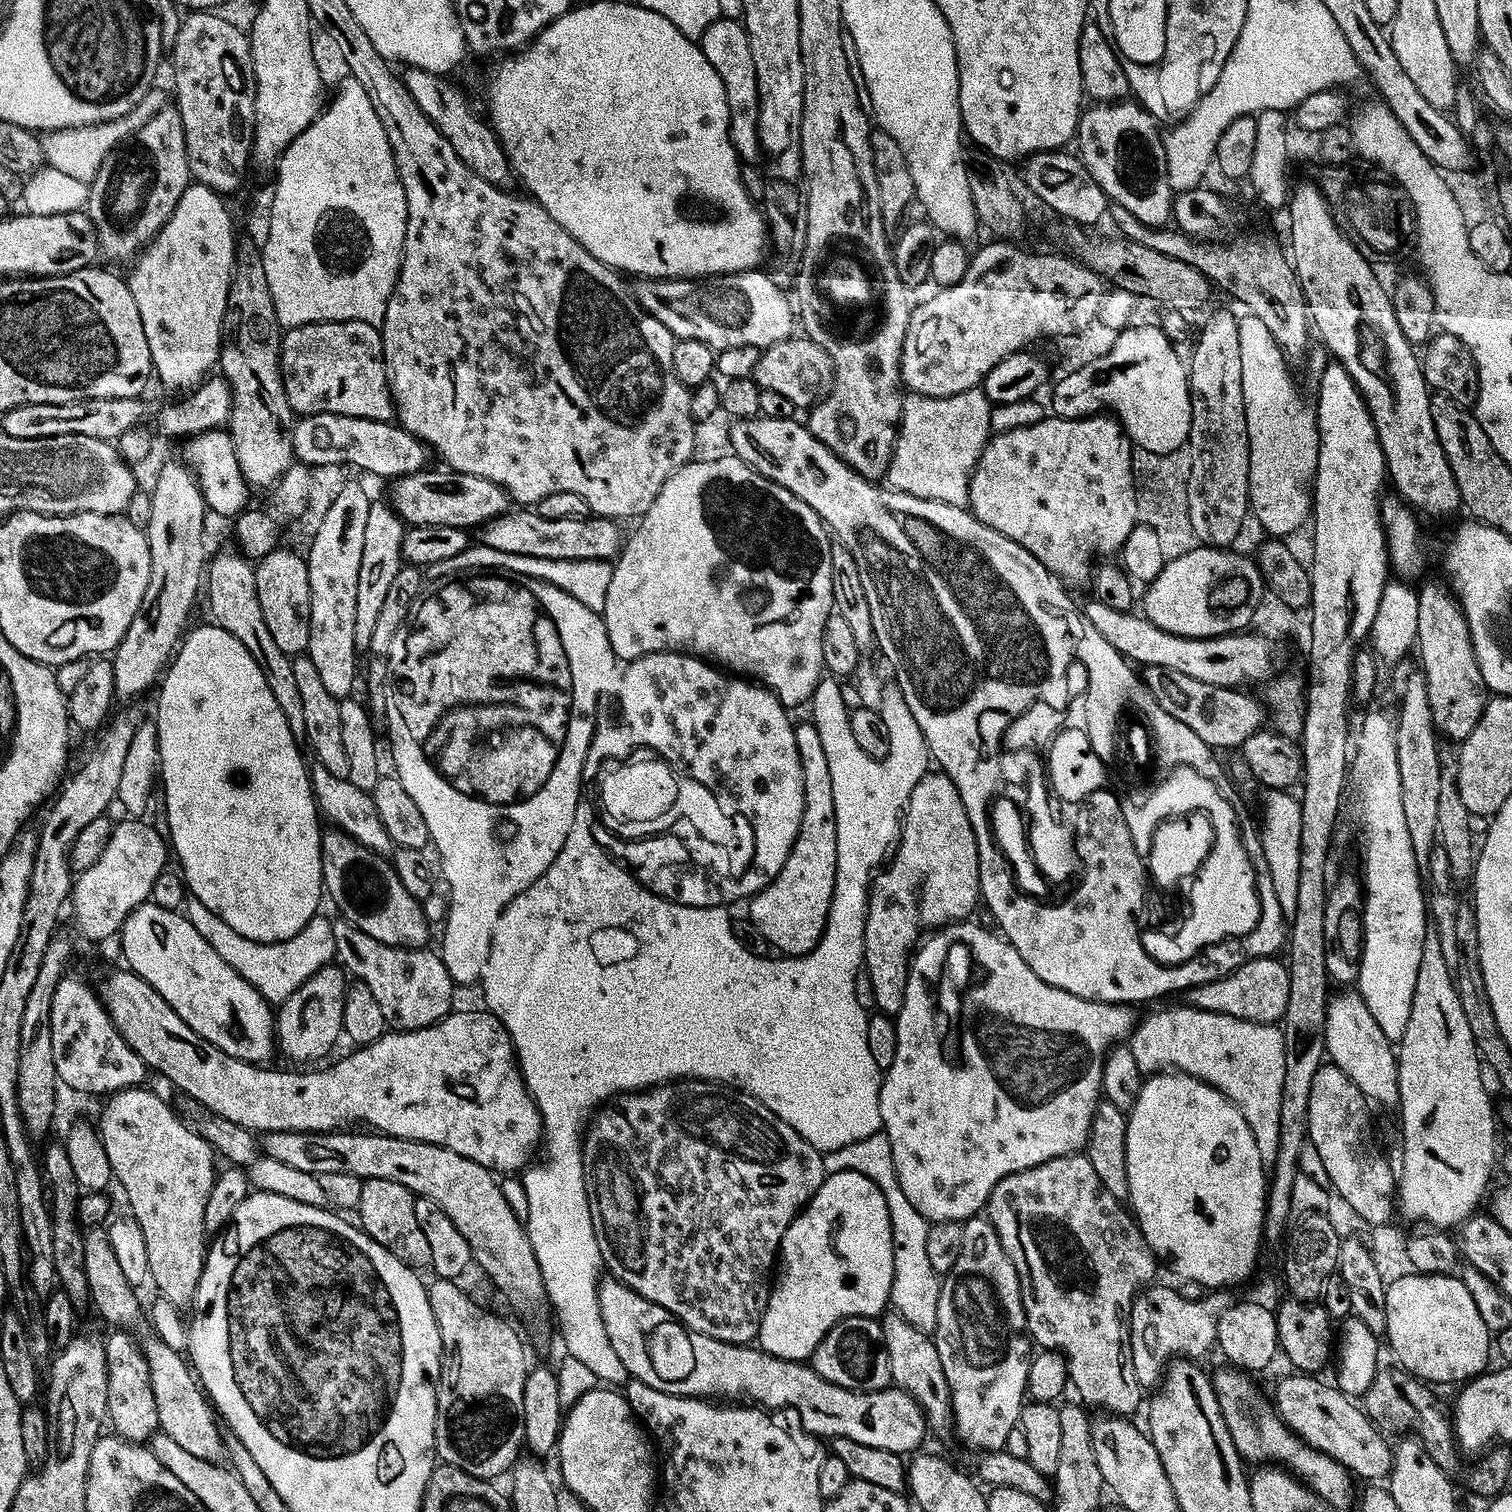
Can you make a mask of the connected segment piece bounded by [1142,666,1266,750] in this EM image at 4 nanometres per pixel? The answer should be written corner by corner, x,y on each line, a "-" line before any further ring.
1160,666
1143,667
1142,674
1155,707
1183,722
1214,750
1240,748
1249,736
1263,727
1263,720
1265,723
1266,712
1261,701
1242,693
1245,691
1241,689
1214,686

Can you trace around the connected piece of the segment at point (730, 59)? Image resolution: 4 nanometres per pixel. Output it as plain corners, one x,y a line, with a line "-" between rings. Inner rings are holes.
719,18
702,33
698,43
706,54
710,66
714,66
714,70
718,70
718,78
722,78
722,82
726,86
728,117
730,118
728,132
732,135
732,145
736,148
741,161
748,162
755,158
756,152
758,154
761,151
761,144
757,128
759,94
747,30
739,19

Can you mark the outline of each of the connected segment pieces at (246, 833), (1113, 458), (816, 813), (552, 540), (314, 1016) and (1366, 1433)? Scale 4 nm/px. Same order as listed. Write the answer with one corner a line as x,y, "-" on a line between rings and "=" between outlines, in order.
207,622
201,628
193,627
181,639
162,679
159,681
160,693
156,696
156,751
160,753
158,780
164,783
164,816
168,819
166,836
170,841
171,851
180,859
179,871
187,891
209,908
226,926
238,930
242,938
250,938
254,942
282,942
286,938
294,938
312,916
321,911
320,896
325,895
324,875
322,874
322,854
320,853
320,837
322,835
322,817
316,806
316,798
312,795
312,777
309,765
304,765
300,757
300,748
296,745
297,733
290,730
286,714
282,706
278,706
278,698
270,690
258,662
226,630
222,630
215,622
=
1052,414
1043,420
1034,422
1030,426
1022,426
1009,432
997,432
980,451
980,460
972,470
972,478
968,481
967,507
972,515
980,519
986,526
1006,534
1006,538
1010,538
1014,542
1021,544
1026,550
1030,550
1030,554
1037,556
1050,569
1052,575
1060,577
1065,585
1087,585
1092,575
1093,561
1097,558
1111,557
1108,556
1111,552
1114,552
1114,554
1119,553
1127,540
1127,536
1138,525
1136,519
1138,484
1134,479
1131,466
1133,447
1132,441
1128,439
1124,429
1121,428
1120,421
1108,414
1082,416
1079,420
1065,420
1063,416
=
811,722
797,723
796,745
804,779
804,813
798,838
786,858
786,866
769,884
751,897
747,915
777,953
805,956
816,948
828,921
835,888
838,843
835,842
835,810
829,763
818,730
=
509,510
475,529
481,545
508,554
530,555
555,560
606,560
620,555
622,536
615,519
593,515
591,518
542,518
535,510
=
331,964
318,970
281,1003
274,1014
276,1043
288,1057
306,1062
326,1055
336,1040
341,1039
342,1013
348,976
343,967
=
1310,1374
1291,1375
1277,1384
1272,1395
1284,1424
1304,1443
1334,1458
1358,1478
1368,1478
1370,1482
1385,1479
1392,1470
1392,1448
1363,1409
1335,1385
1328,1386

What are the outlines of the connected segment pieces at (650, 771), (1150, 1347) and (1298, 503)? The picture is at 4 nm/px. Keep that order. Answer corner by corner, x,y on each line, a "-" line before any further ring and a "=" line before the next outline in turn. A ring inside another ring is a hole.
632,750
622,754
615,760
614,765
606,772
597,771
596,784
591,785
592,793
588,797
593,806
600,808
600,820
593,822
592,831
595,828
606,830
606,836
614,836
620,842
630,844
642,844
652,842
656,838
668,838
674,832
674,800
678,800
678,784
672,775
664,772
664,760
654,754
654,750
=
1175,1287
1155,1288
1150,1290
1153,1291
1144,1309
1133,1311
1130,1321
1135,1377
1144,1390
1157,1387
1169,1362
1184,1358
1180,1356
1200,1360
1211,1348
1215,1349
1220,1316
1234,1303
1234,1296
1228,1290
1212,1290
1201,1295
1199,1300
1187,1300
=
1251,314
1239,321
1238,343
1241,346
1242,394
1249,438
1249,505
1251,515
1269,532
1272,538
1288,538
1291,532
1307,525
1310,520
1310,481
1316,475
1316,456
1320,453
1320,431
1316,428
1316,413
1304,405
1292,385
1288,373
1289,361
1274,342
1270,330

